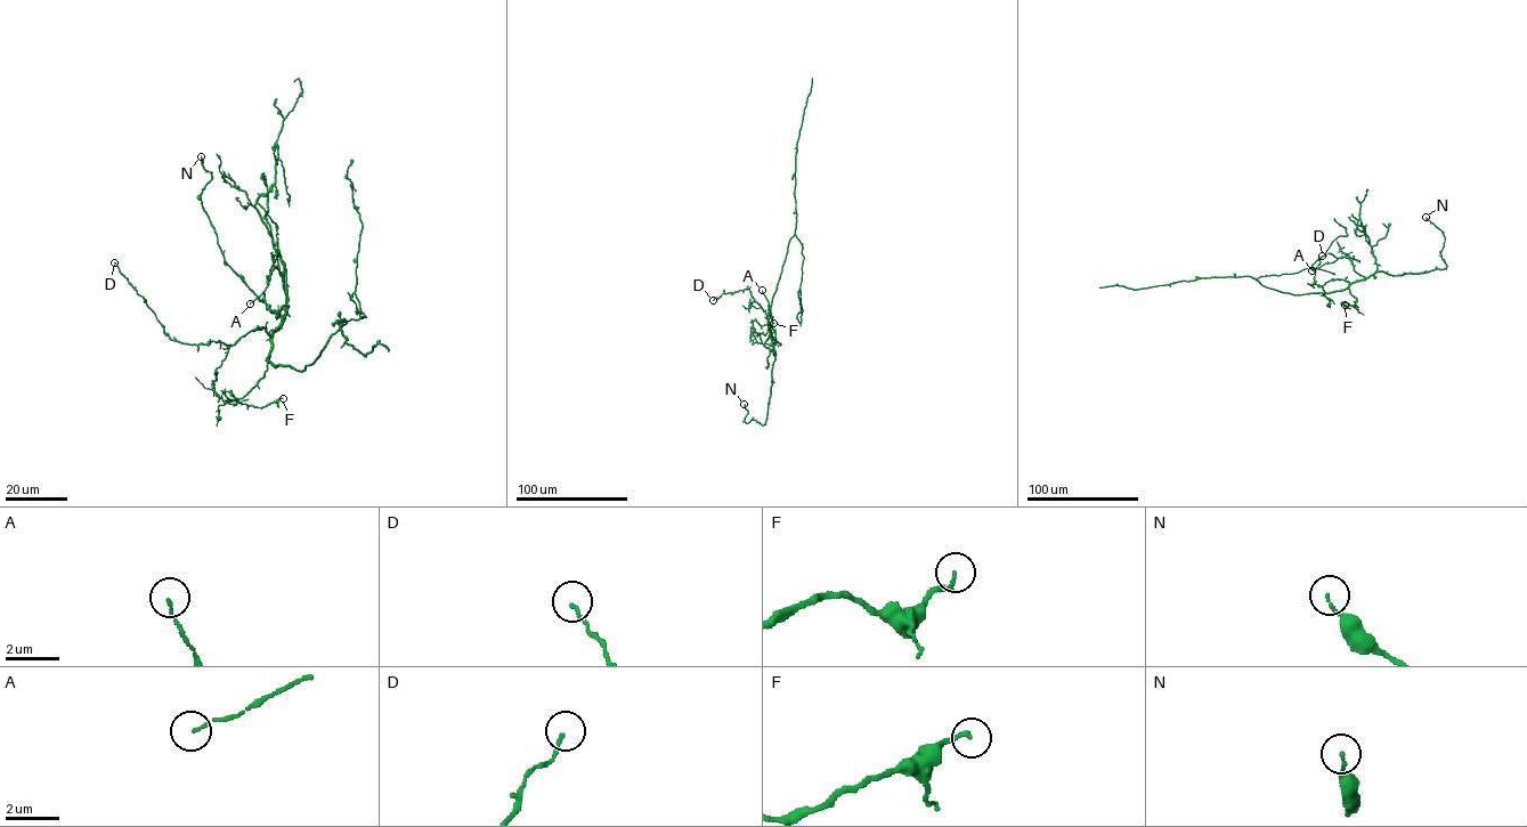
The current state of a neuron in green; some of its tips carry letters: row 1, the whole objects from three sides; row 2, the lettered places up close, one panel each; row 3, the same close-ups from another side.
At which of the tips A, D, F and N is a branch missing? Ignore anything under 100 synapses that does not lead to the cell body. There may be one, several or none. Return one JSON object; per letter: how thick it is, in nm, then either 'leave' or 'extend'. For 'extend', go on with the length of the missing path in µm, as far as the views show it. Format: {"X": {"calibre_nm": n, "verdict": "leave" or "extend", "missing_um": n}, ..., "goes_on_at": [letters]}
{"A": {"calibre_nm": 90, "verdict": "leave"}, "D": {"calibre_nm": 100, "verdict": "leave"}, "F": {"calibre_nm": 130, "verdict": "leave"}, "N": {"calibre_nm": 100, "verdict": "leave"}, "goes_on_at": []}

